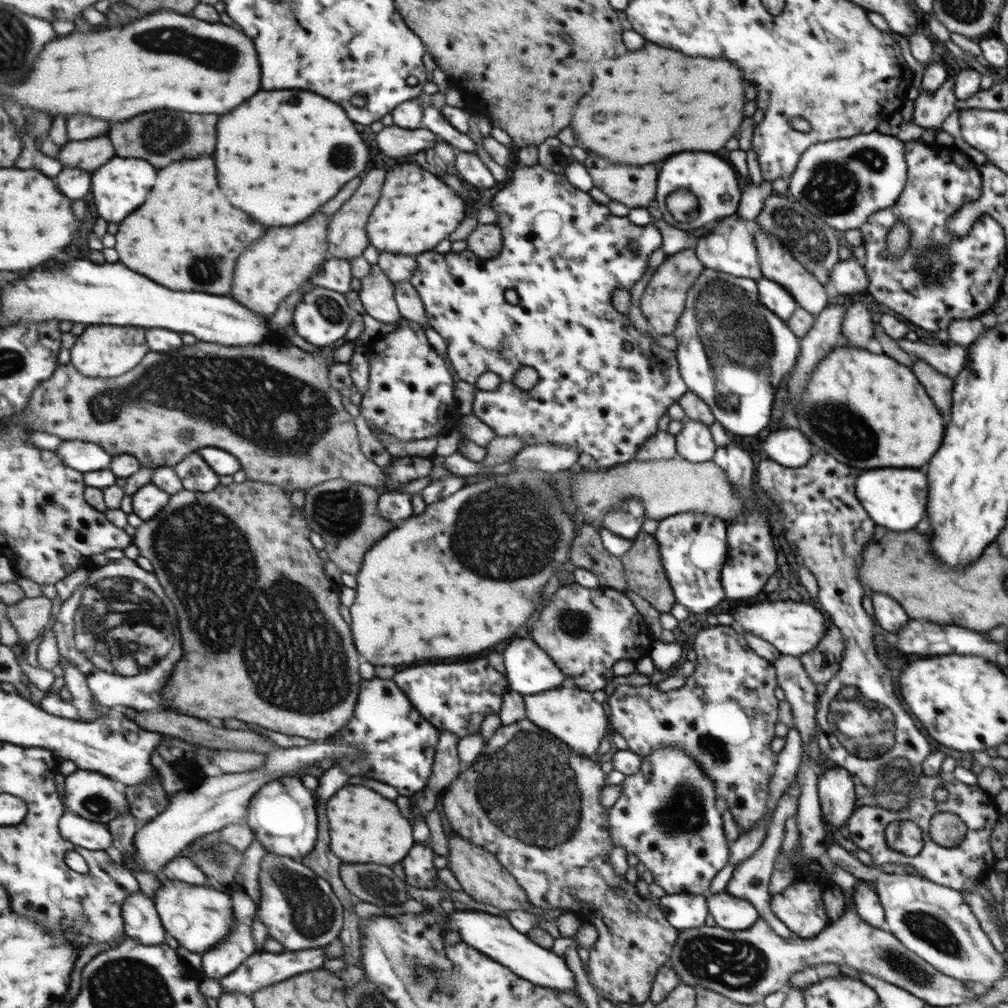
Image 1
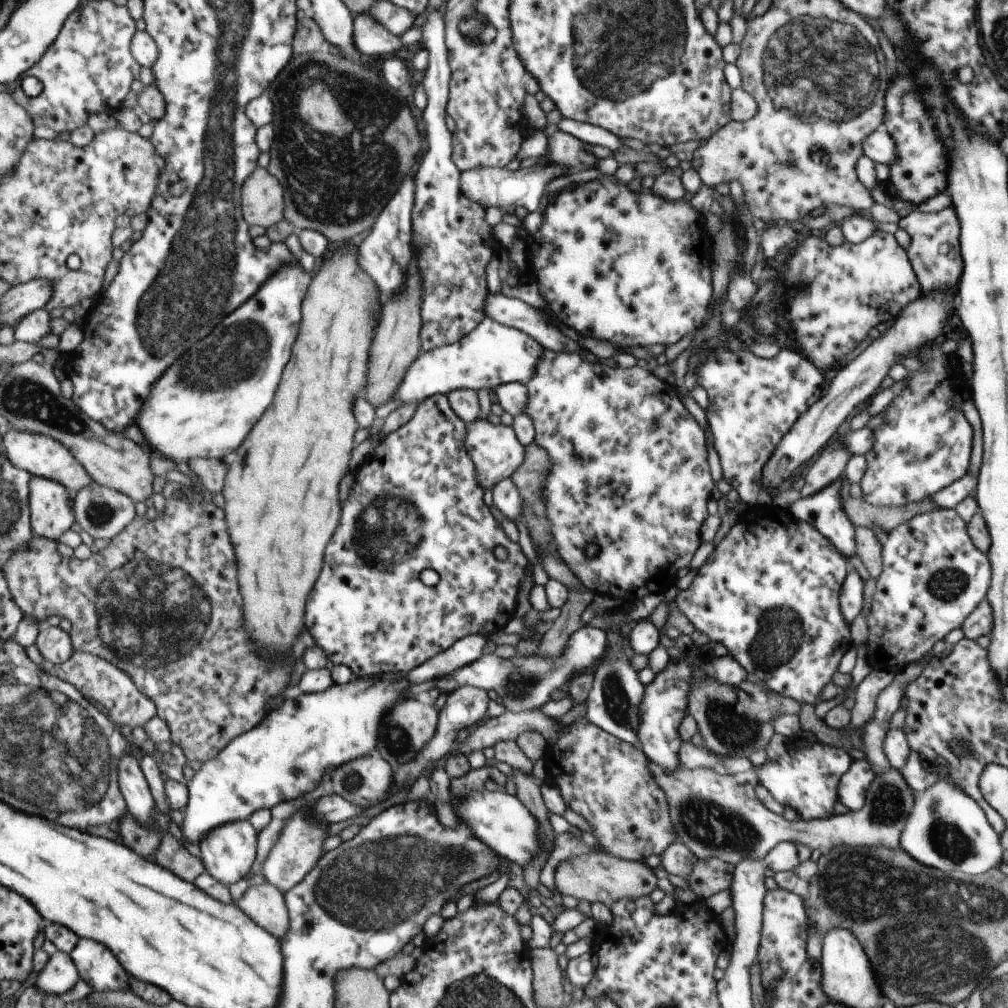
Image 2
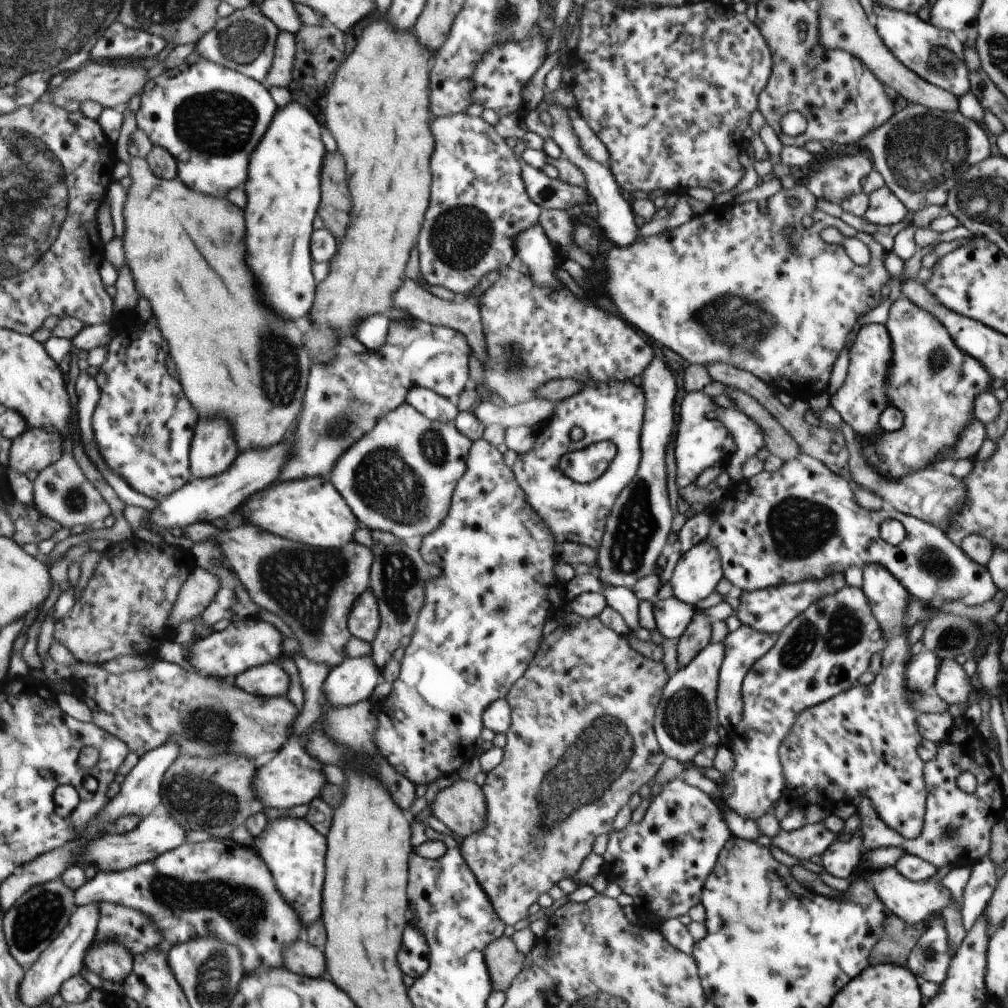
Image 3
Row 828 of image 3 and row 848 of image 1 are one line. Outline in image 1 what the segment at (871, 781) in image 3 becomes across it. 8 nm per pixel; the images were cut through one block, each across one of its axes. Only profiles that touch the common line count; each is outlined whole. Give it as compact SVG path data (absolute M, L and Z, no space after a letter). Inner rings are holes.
M897 820L886 828L886 843L901 854L914 857L922 850L922 831L917 823Z

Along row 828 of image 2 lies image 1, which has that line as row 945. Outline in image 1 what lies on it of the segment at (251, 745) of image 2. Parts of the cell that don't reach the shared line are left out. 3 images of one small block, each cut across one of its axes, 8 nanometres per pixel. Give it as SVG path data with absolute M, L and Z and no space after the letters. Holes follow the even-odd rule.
M161 876L161 880L163 888L159 890L159 896L157 896L157 900L154 900L154 902L166 931L181 946L199 955L207 953L207 950L213 950L215 946L222 945L223 942L227 942L227 938L231 938L231 933L234 933L234 926L239 923L235 921L235 902L230 894L215 890L214 887L210 887L209 885L191 885L185 882L173 882L173 880L163 876Z

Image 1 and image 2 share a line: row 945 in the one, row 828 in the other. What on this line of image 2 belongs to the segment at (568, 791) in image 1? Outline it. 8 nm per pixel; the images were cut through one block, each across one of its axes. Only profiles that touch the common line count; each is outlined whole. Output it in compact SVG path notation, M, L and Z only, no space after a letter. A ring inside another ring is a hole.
M577 716L569 725L558 733L555 743L545 744L543 748L545 762L545 784L551 784L560 793L564 806L583 817L592 828L592 835L605 853L627 861L643 862L648 856L658 857L673 845L676 834L671 820L669 800L660 789L651 770L648 759L641 748L633 747L627 742L606 734L603 730L589 723L584 717Z

